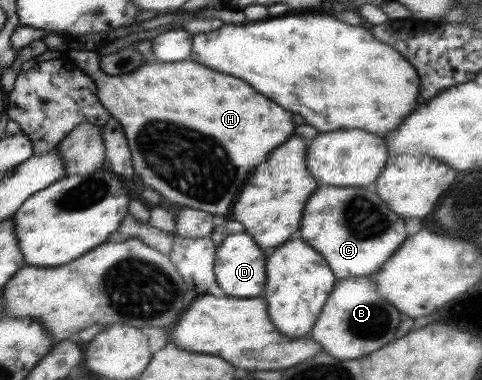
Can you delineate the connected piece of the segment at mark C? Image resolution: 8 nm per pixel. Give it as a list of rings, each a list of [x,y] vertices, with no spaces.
[[[322,186],[306,204],[300,238],[321,254],[338,278],[366,277],[378,273],[406,240],[400,216],[388,210],[377,192],[366,188]]]

